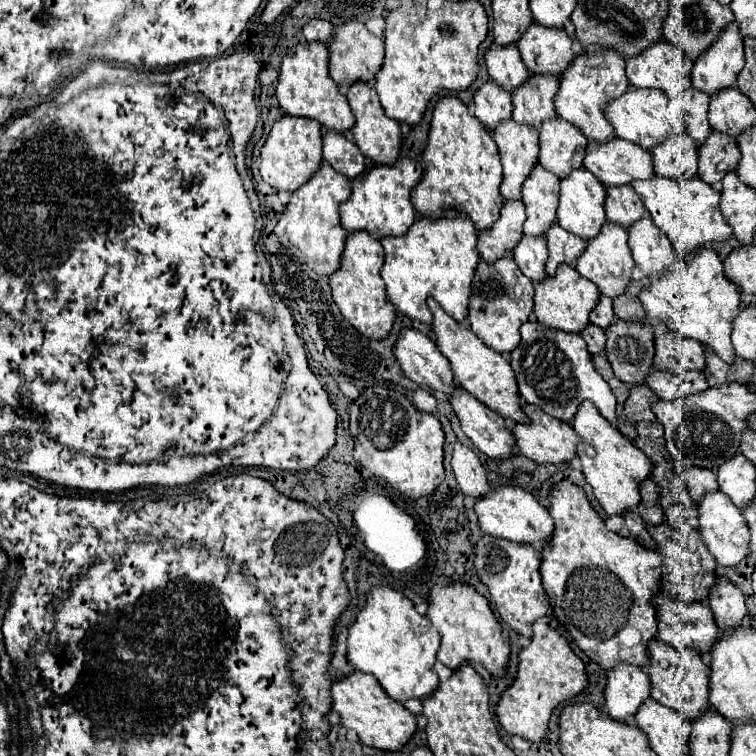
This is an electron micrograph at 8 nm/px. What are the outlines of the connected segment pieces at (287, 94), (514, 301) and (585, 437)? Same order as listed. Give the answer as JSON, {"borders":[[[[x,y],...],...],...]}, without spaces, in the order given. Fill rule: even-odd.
{"borders":[[[[301,42],[295,46],[291,60],[283,60],[277,84],[277,100],[285,114],[291,114],[295,118],[313,118],[325,130],[347,132],[355,124],[355,116],[345,94],[339,92],[327,72],[327,46],[321,42]]],[[[507,256],[495,264],[479,262],[475,278],[473,278],[473,294],[471,294],[471,306],[469,306],[469,326],[471,330],[495,352],[509,356],[509,352],[515,350],[515,344],[519,344],[519,328],[523,322],[529,320],[529,314],[533,310],[533,282],[523,276],[523,272],[517,268],[513,256]]],[[[591,402],[581,404],[573,420],[573,428],[581,436],[577,456],[581,458],[583,474],[603,510],[609,516],[623,516],[625,512],[637,508],[641,502],[641,482],[651,474],[651,460],[647,460],[647,456],[637,446],[633,446],[619,430],[615,430]],[[589,448],[593,452],[589,452]]]]}

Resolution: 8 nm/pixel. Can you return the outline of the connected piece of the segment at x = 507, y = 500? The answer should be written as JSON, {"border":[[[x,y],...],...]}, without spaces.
{"border":[[[517,486],[491,488],[489,496],[475,502],[475,512],[479,518],[481,530],[489,536],[503,538],[509,542],[519,542],[519,544],[531,544],[531,546],[537,544],[539,548],[551,546],[553,530],[555,530],[553,520],[549,512],[535,500],[535,496],[525,492],[523,488],[517,488]]]}

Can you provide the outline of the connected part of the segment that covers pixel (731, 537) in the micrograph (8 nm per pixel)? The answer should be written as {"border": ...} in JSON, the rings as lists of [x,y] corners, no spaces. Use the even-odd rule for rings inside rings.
{"border":[[[723,492],[707,494],[699,502],[699,524],[701,524],[701,530],[699,530],[701,540],[705,542],[709,552],[715,556],[717,564],[737,566],[749,556],[751,534],[749,534],[749,528],[747,528],[747,520],[743,518],[741,510],[735,504],[731,504],[729,496],[725,496]]]}

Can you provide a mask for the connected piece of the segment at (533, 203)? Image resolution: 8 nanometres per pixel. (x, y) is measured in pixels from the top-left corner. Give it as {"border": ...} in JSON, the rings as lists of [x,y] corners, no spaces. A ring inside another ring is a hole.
{"border":[[[535,166],[527,182],[523,184],[523,204],[527,208],[527,220],[523,224],[527,236],[545,236],[547,228],[555,222],[555,208],[559,204],[559,178],[547,172],[543,166]]]}

